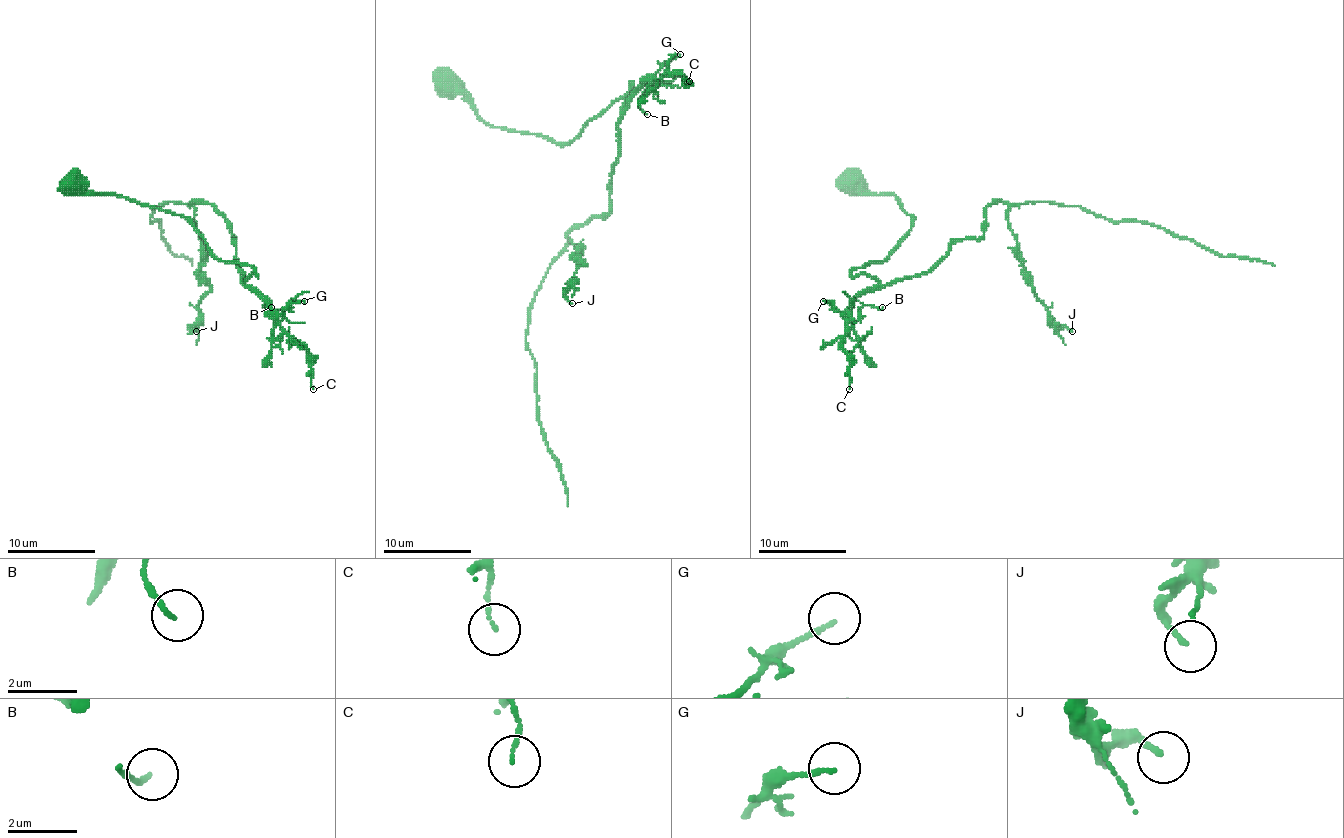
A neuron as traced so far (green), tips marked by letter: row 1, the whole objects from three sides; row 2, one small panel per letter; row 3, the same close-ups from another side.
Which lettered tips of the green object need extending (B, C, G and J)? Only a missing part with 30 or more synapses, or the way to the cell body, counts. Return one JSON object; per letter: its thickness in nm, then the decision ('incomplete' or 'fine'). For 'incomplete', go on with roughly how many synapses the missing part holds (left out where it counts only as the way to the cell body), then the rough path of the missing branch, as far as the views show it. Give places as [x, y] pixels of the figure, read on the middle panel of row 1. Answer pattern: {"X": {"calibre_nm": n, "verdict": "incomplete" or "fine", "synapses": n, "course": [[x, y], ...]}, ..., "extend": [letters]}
{"B": {"calibre_nm": 120, "verdict": "fine"}, "C": {"calibre_nm": 80, "verdict": "fine"}, "G": {"calibre_nm": 130, "verdict": "fine"}, "J": {"calibre_nm": 140, "verdict": "fine"}, "extend": []}

